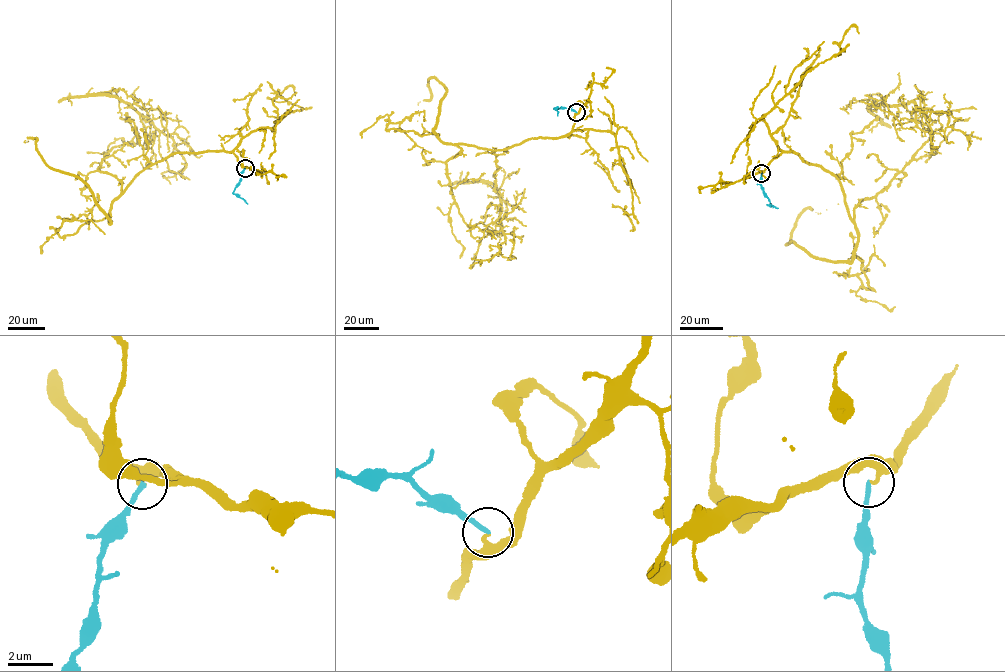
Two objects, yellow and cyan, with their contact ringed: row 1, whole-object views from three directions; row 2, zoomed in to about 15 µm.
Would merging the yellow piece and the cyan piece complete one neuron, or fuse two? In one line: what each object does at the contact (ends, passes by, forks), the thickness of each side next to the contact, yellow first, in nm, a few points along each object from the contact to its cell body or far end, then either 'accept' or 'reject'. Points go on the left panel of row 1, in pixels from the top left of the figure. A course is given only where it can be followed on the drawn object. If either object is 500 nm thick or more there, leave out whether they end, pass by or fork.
yellow ends; cyan ends; calibres 260 and 200 nm; course yellow (245, 168), (232, 152), (169, 155), (114, 201), (110, 223), (89, 187), (53, 169), (37, 140), (28, 141); course cyan (245, 168), (233, 193), (247, 204); accept

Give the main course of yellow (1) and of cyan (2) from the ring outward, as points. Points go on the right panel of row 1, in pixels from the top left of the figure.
1: (762, 173), (792, 152), (838, 179), (857, 232), (849, 263), (787, 244), (801, 212), (838, 203)
2: (761, 173), (761, 188), (769, 204), (778, 208)

